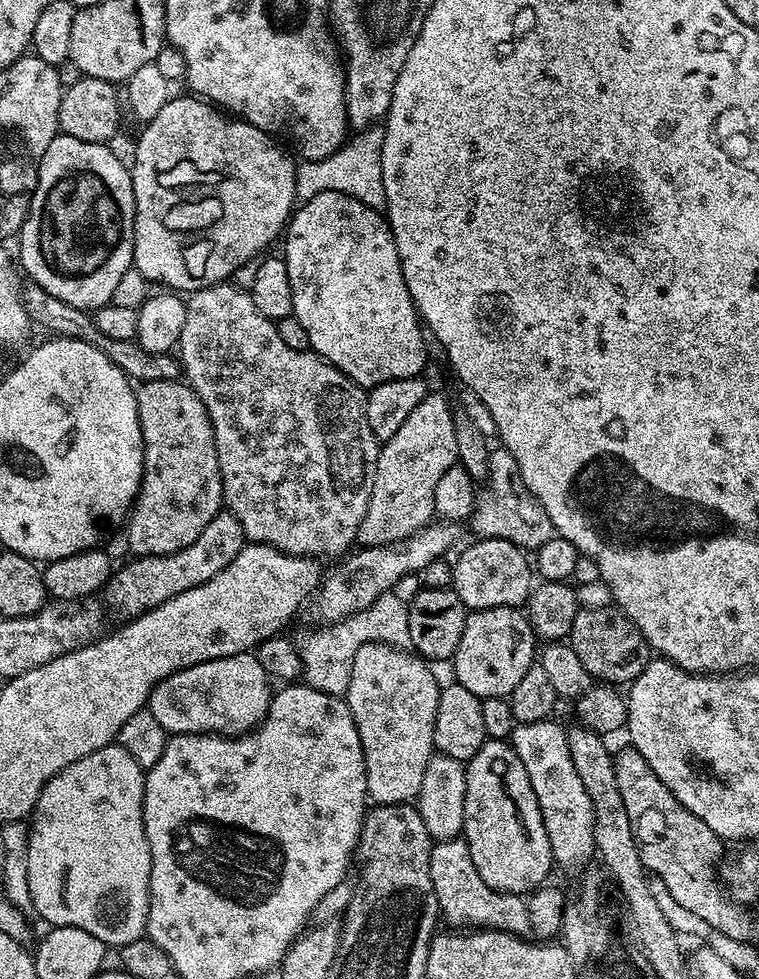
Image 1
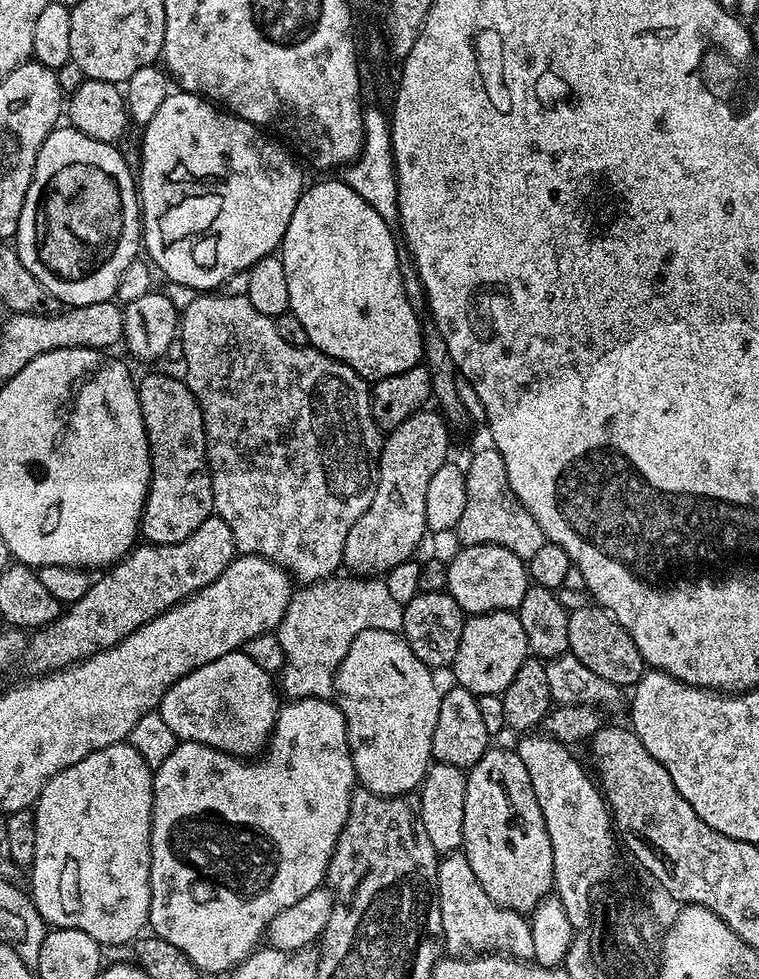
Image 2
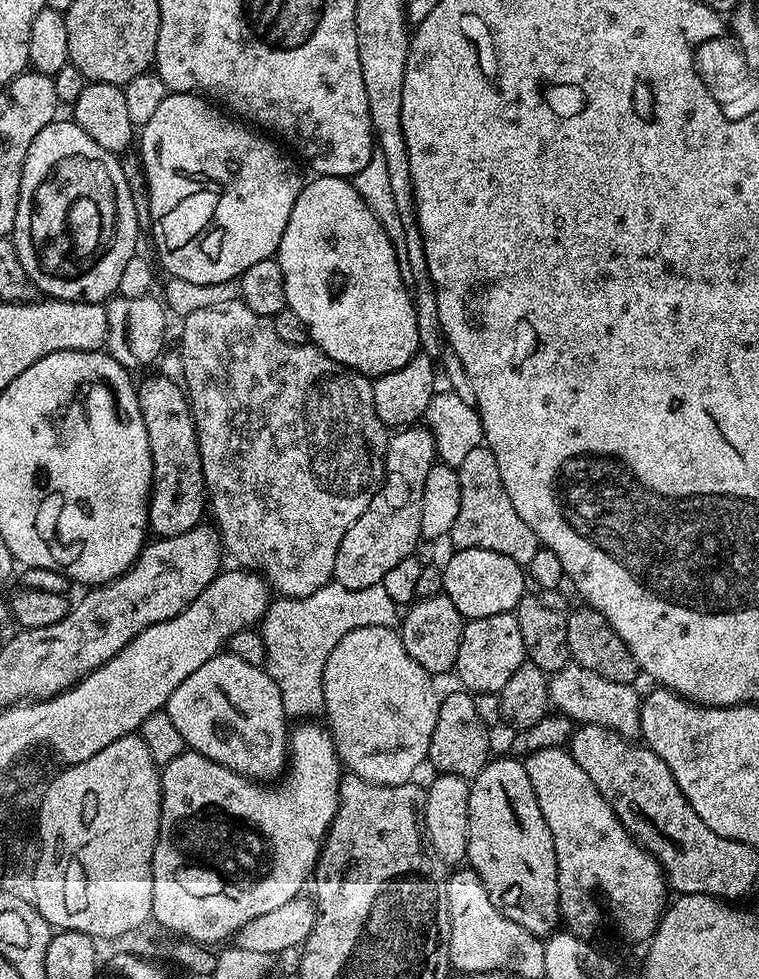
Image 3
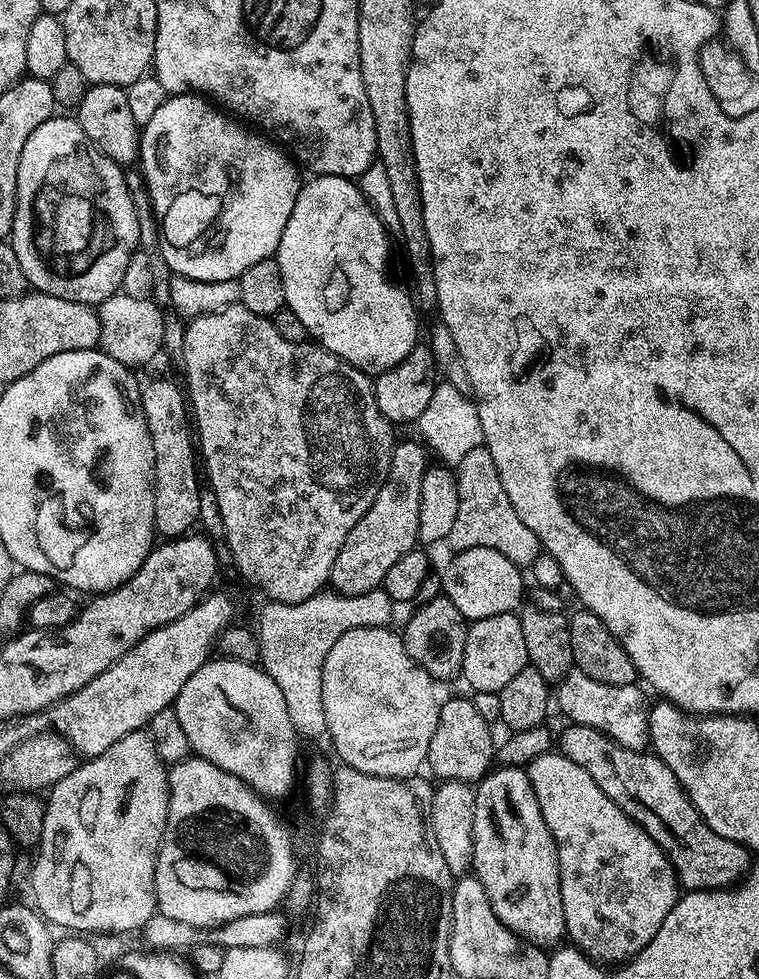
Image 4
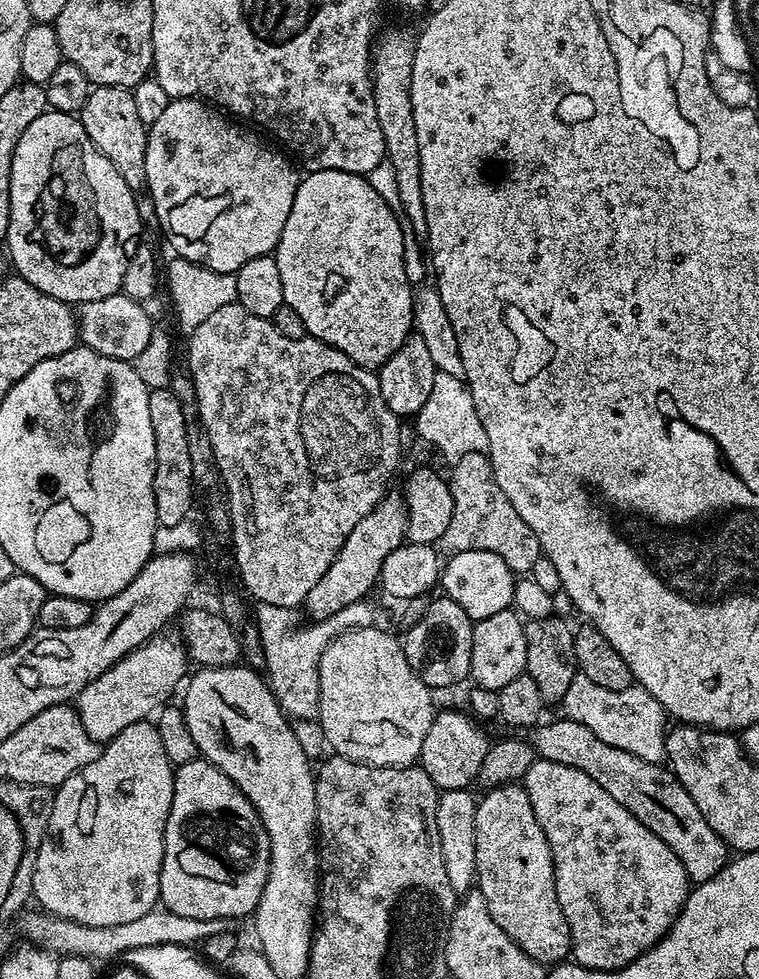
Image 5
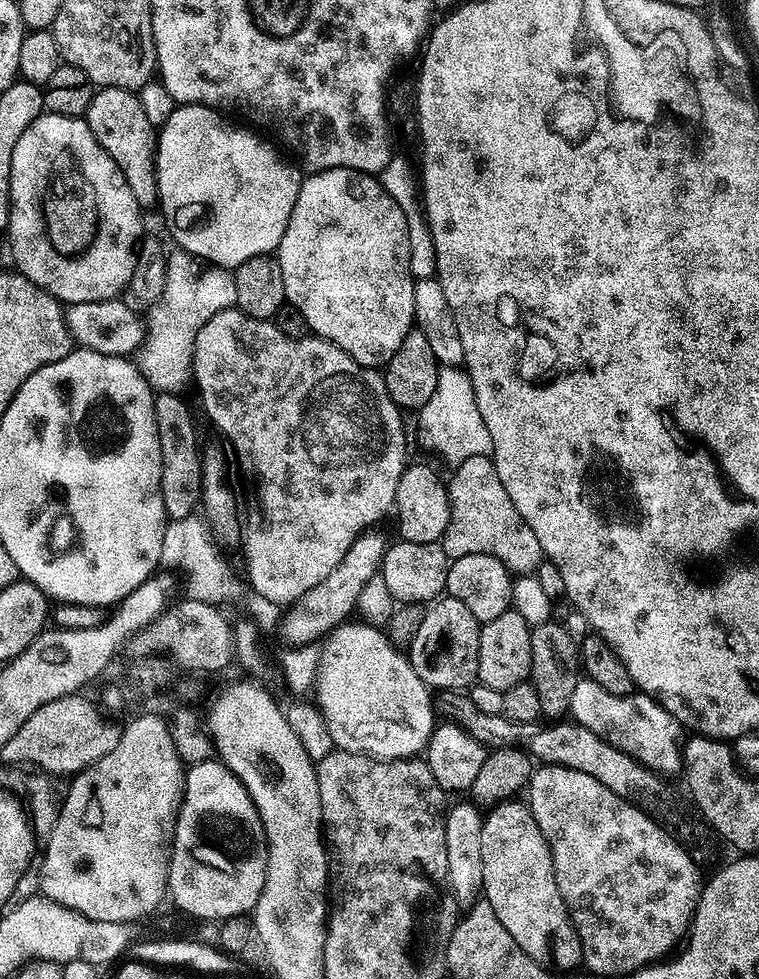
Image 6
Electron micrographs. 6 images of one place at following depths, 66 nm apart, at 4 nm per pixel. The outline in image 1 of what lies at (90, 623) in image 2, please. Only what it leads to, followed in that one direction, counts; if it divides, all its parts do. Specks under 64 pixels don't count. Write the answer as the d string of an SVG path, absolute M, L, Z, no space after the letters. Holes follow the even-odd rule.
M221 510L190 546L165 556L137 556L129 559L125 568L117 567L102 589L103 603L124 616L120 618L138 617L186 590L194 590L194 586L202 586L202 582L210 582L210 578L234 562L245 543L238 518L232 512Z

